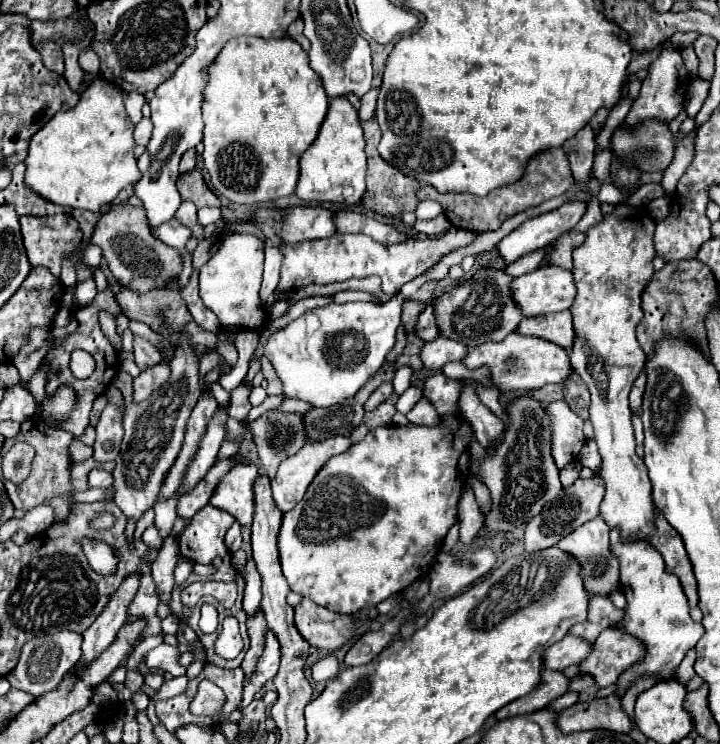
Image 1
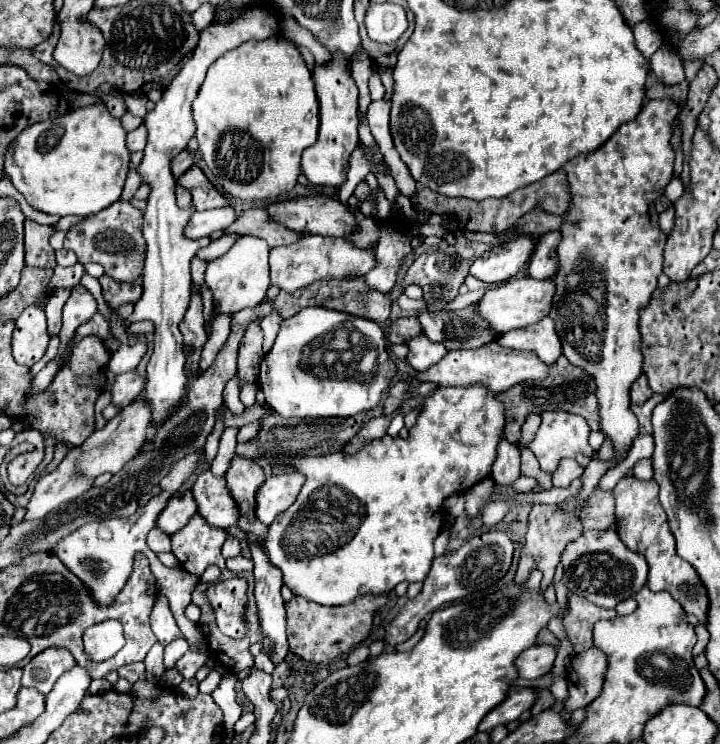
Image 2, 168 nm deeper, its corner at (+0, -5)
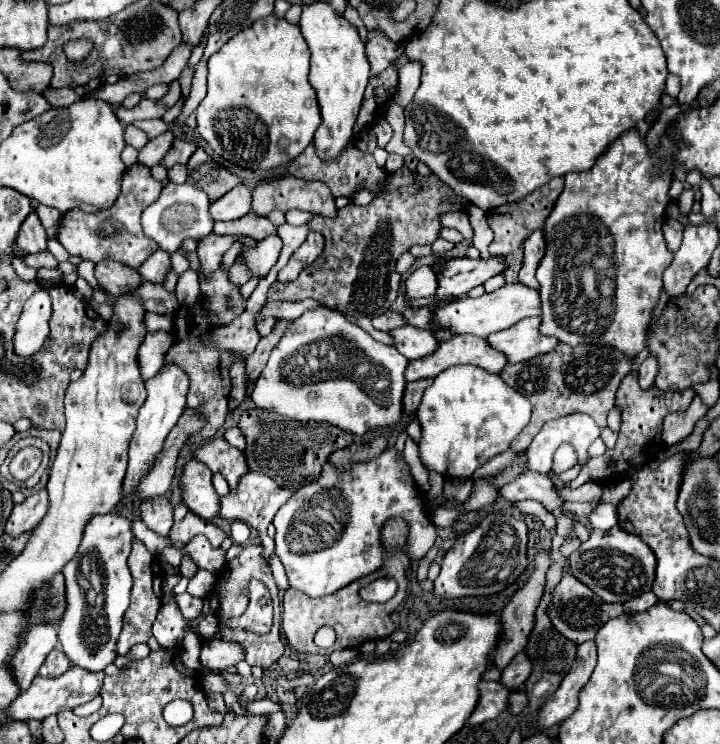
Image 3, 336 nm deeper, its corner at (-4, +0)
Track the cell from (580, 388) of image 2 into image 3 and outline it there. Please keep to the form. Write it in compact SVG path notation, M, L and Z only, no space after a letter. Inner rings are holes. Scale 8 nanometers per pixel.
M558 343L558 347L552 353L546 353L544 357L534 357L532 361L504 367L504 373L500 373L500 377L532 403L530 423L514 439L512 449L526 451L534 435L542 429L540 425L574 411L590 415L596 425L604 429L606 415L614 407L614 395L620 387L620 381L630 373L630 365L632 361L624 361L624 357L620 357L620 353L616 353L614 349L600 349L588 345L570 347Z

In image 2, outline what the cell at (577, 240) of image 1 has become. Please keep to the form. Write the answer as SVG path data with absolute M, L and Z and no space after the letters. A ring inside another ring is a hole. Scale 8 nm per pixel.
M548 232L536 240L534 252L528 260L528 276L536 280L546 280L558 272L558 256L556 256L558 242L560 232Z

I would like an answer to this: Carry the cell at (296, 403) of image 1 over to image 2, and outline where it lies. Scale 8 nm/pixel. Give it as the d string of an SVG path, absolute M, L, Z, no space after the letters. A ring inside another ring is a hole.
M252 422L252 424L246 424L238 430L238 442L248 442L252 440L254 436L258 434L258 422Z

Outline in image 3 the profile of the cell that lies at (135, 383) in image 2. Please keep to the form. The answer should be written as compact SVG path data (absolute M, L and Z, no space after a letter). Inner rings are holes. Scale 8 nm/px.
M158 331L158 333L148 333L144 343L138 349L138 369L142 379L146 381L148 377L154 377L158 373L158 369L164 363L164 357L172 345L174 337L166 331Z

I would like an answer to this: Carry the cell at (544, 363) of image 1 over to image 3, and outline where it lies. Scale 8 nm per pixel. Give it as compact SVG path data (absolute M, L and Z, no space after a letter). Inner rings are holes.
M456 335L450 341L440 343L438 351L430 357L410 361L406 369L406 381L418 381L426 377L434 379L444 369L462 363L478 365L490 373L502 373L502 369L508 365L508 359L504 353L488 345L488 341L482 337Z

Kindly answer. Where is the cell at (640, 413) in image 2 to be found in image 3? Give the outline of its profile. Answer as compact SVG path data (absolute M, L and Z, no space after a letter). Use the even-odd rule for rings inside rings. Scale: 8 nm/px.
M630 373L620 383L620 389L616 393L616 405L622 409L622 427L620 427L620 433L618 433L616 447L612 451L606 451L602 457L596 457L596 459L588 461L588 465L582 467L578 477L574 481L570 481L568 487L576 489L576 487L580 487L586 481L610 483L610 473L606 471L606 461L608 459L618 461L618 473L614 473L614 475L622 475L630 465L642 465L646 461L646 457L654 455L658 445L660 445L660 433L662 433L662 419L664 419L664 415L668 415L672 411L684 411L692 403L694 397L696 397L694 389L662 391L658 387L652 387L648 391L642 391L636 385L636 373ZM646 447L648 447L648 455L646 455Z

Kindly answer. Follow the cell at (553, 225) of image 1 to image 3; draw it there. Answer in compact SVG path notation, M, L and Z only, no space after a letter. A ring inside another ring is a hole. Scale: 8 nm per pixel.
M490 255L488 259L452 259L438 271L438 289L432 297L408 301L412 307L426 307L432 301L438 299L450 299L450 297L464 297L472 287L482 285L486 279L504 273L510 267L506 257L502 255Z

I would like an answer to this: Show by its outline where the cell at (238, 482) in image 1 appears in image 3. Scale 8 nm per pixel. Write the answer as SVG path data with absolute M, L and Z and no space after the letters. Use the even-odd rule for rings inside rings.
M196 459L186 463L182 483L182 497L192 513L200 515L204 521L210 521L220 515L220 497L212 485L212 471L204 463Z

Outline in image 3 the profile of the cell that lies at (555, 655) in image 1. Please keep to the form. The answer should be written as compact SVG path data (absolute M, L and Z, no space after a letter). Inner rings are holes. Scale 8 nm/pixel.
M520 653L516 655L506 667L504 667L504 673L502 673L502 683L510 689L520 689L524 685L524 681L530 677L532 673L532 661L528 659L526 653Z

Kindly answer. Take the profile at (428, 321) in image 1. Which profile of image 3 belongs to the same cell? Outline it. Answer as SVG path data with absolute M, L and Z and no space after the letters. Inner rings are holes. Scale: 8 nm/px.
M388 311L386 315L380 315L380 317L372 319L372 325L374 325L374 329L378 329L378 331L394 331L394 329L398 329L398 327L404 327L404 325L406 325L406 319L402 317L402 313Z

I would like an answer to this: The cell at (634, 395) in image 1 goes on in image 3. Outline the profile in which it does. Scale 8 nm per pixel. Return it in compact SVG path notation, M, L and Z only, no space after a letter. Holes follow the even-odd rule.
M650 355L638 369L638 385L646 391L654 385L654 377L656 377L656 371L658 371L658 365L656 365L656 359Z

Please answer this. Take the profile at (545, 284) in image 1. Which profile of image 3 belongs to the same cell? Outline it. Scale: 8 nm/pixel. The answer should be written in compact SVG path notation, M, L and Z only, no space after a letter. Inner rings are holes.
M506 283L504 287L492 291L492 293L484 293L482 297L464 297L458 299L450 305L446 305L444 309L434 311L434 321L438 321L440 325L448 327L450 331L464 335L476 335L476 337L488 337L496 331L508 329L512 325L516 325L518 321L522 321L524 317L534 317L540 315L540 293L536 289L530 289L522 283Z

